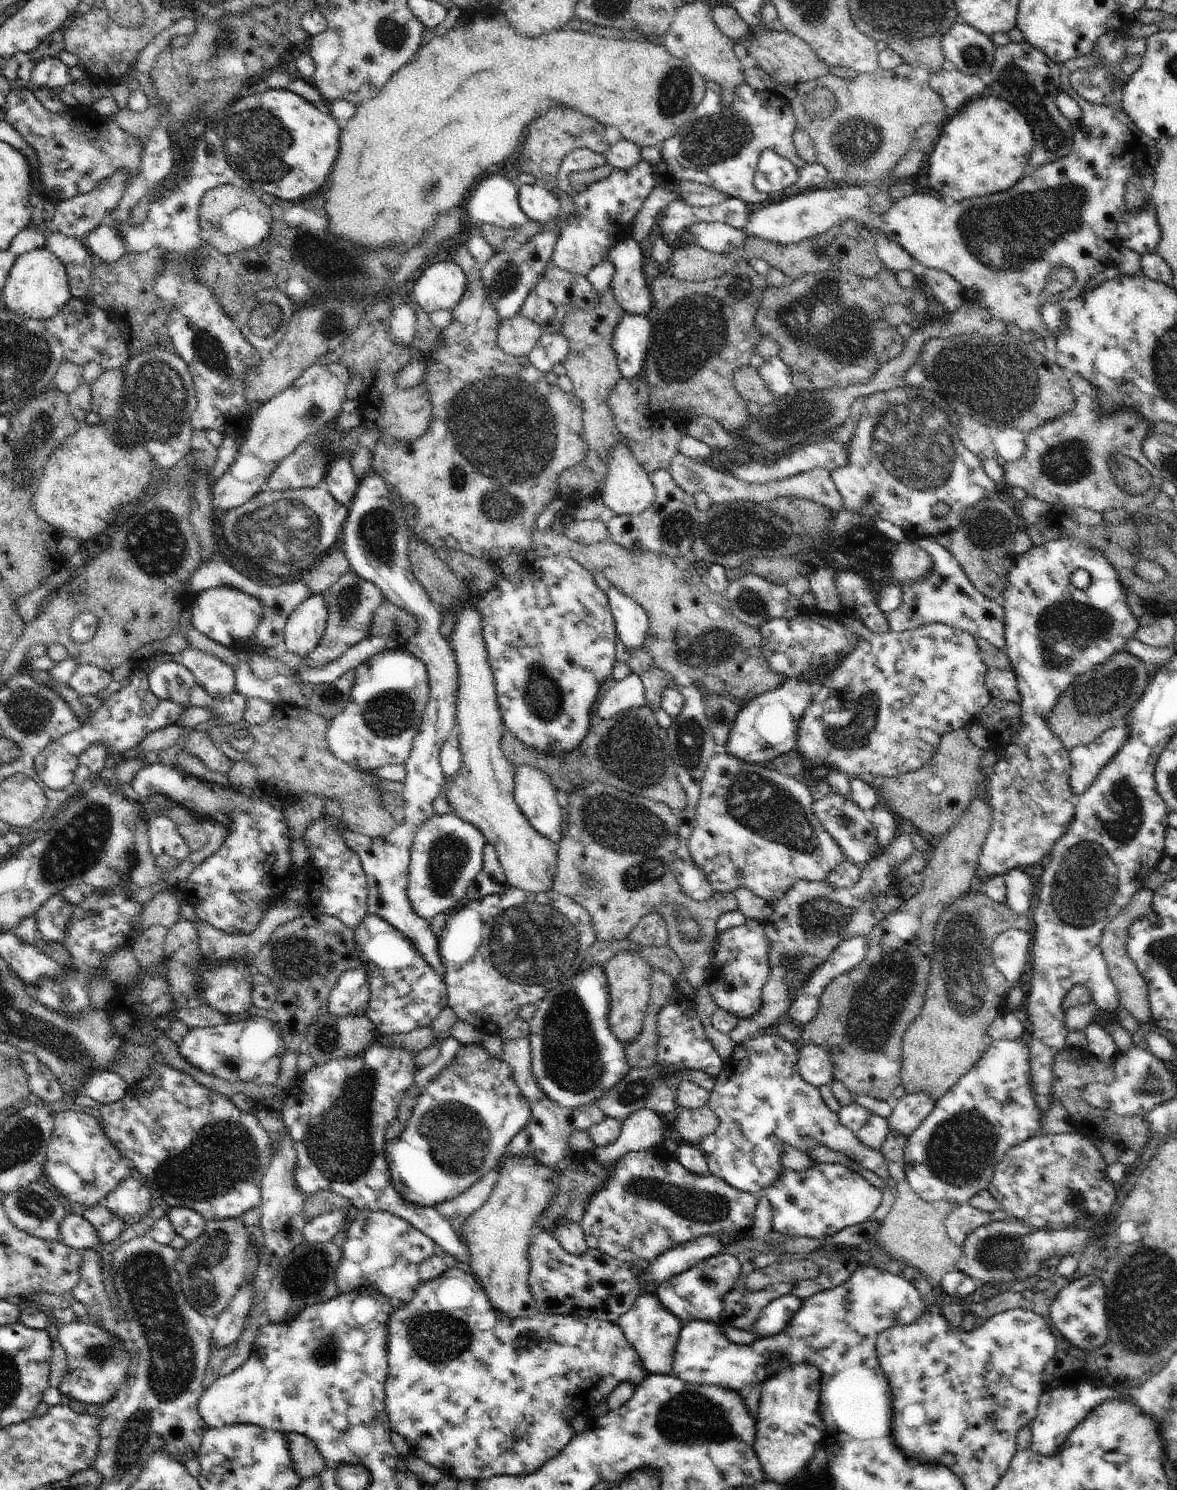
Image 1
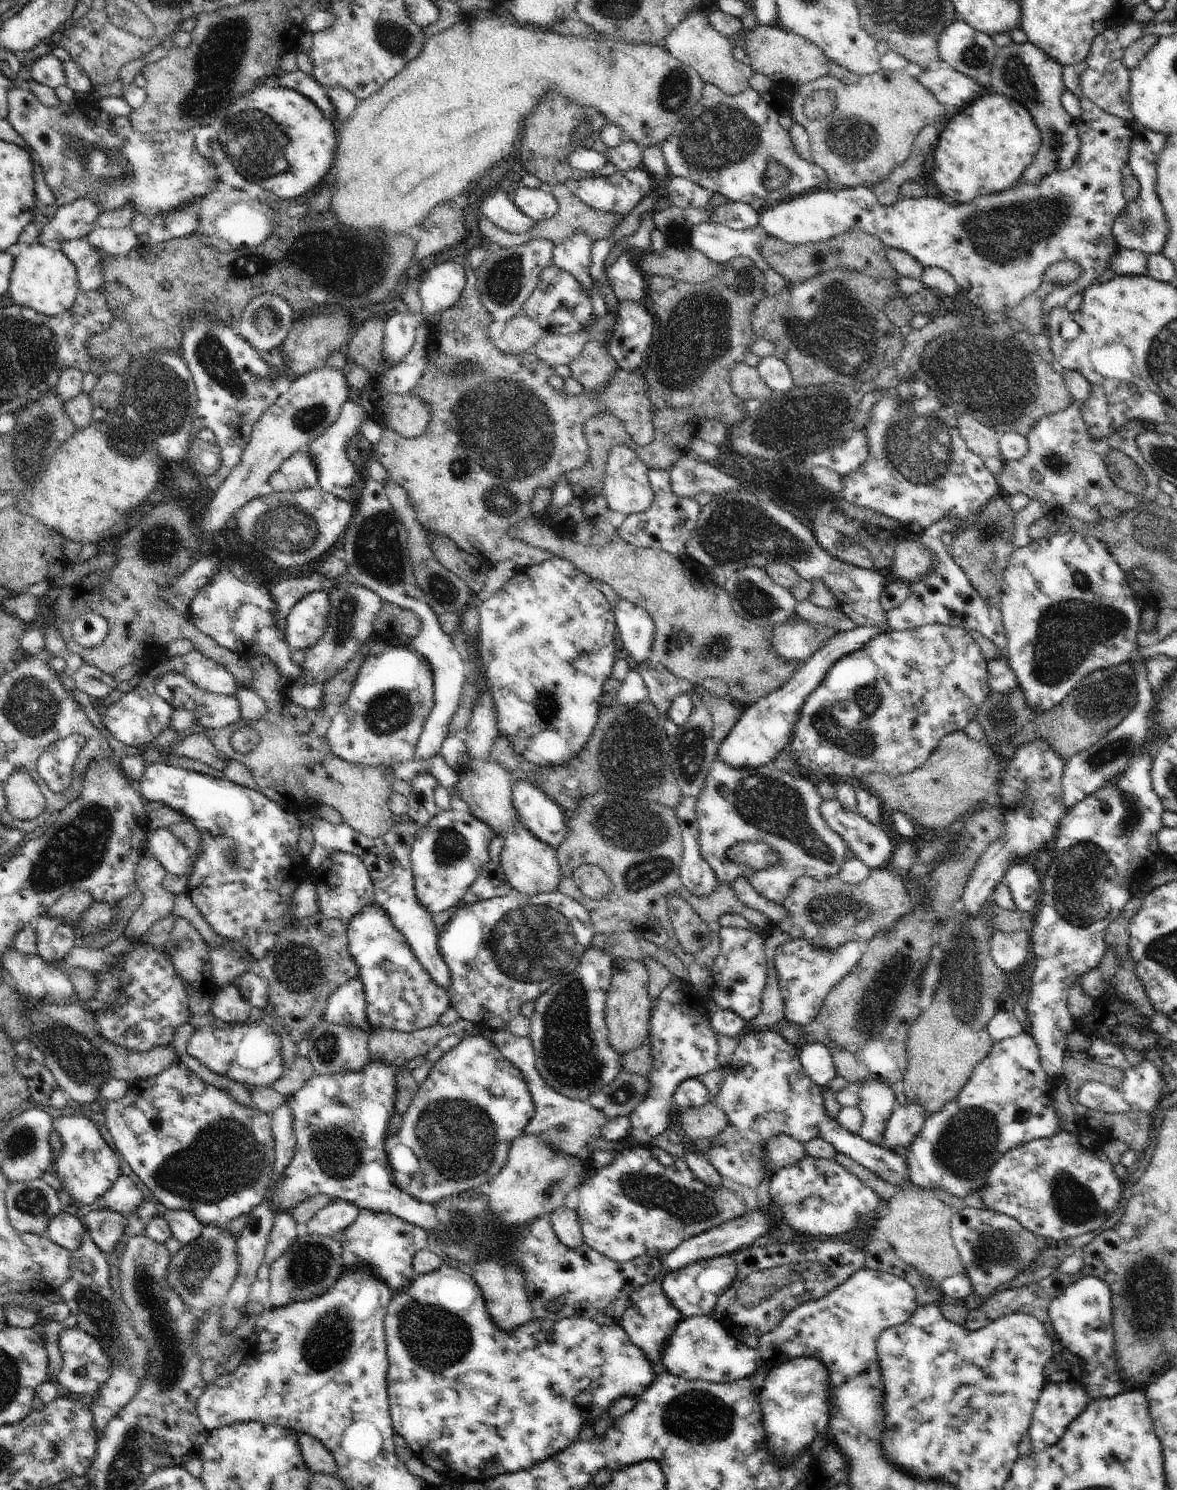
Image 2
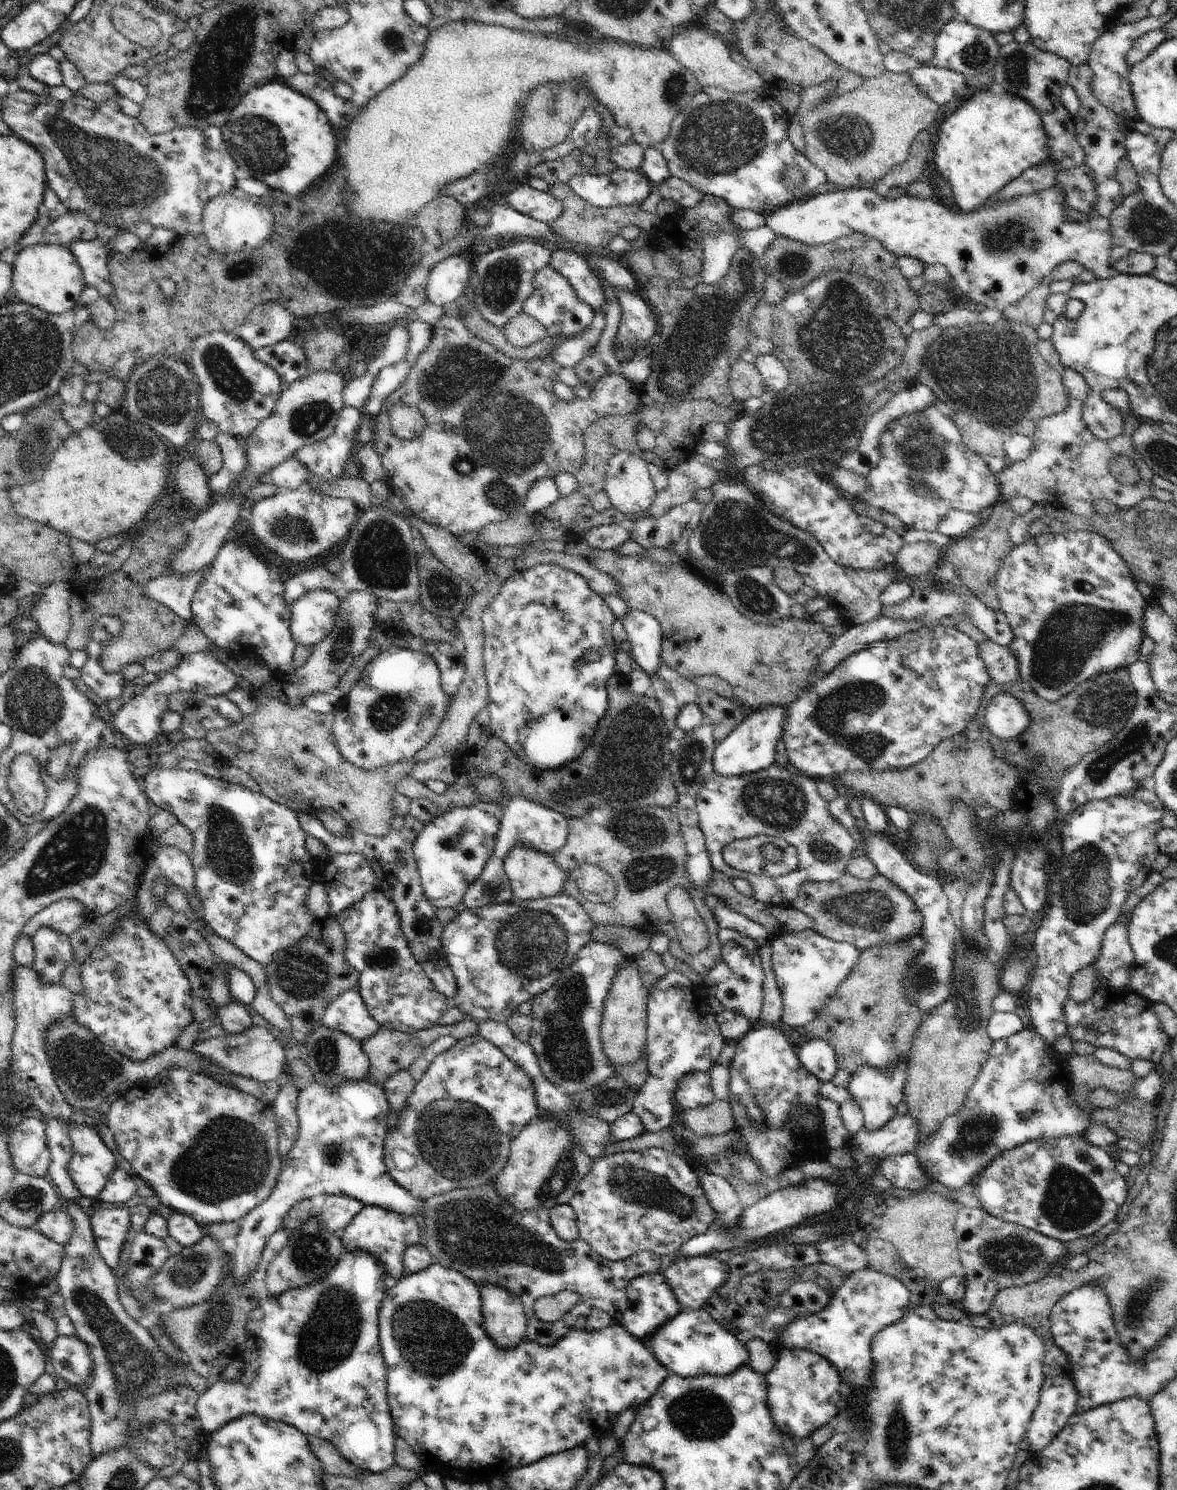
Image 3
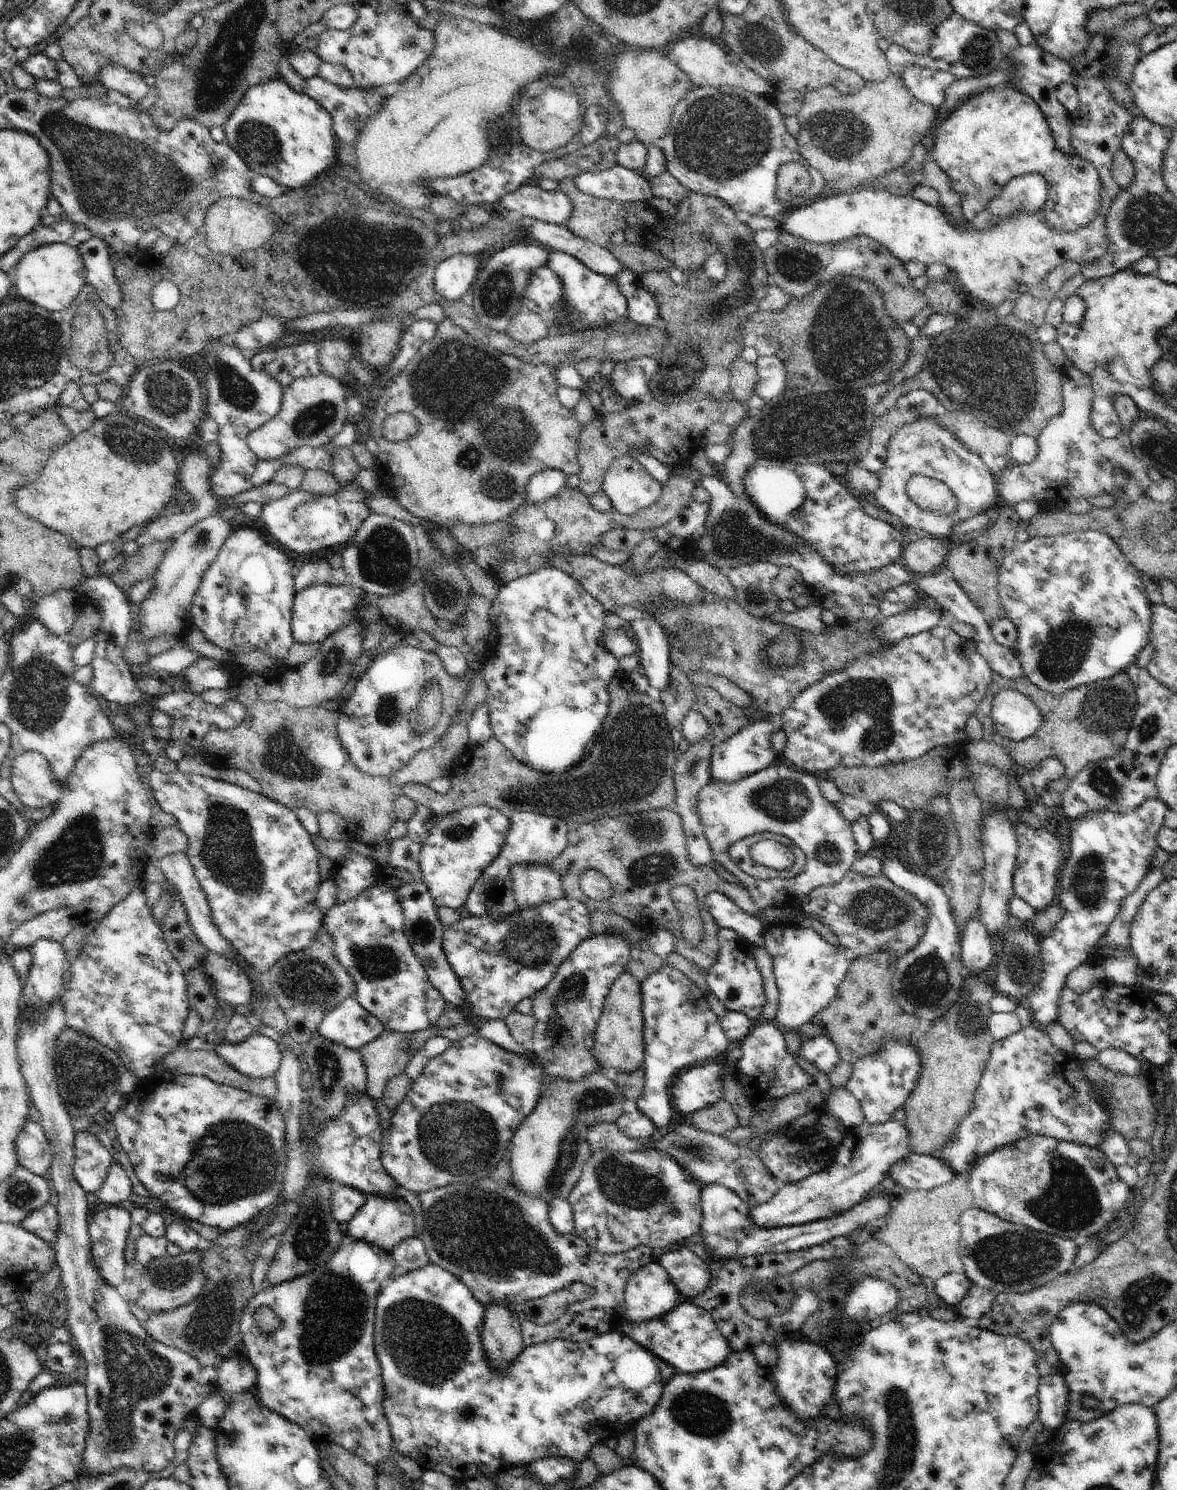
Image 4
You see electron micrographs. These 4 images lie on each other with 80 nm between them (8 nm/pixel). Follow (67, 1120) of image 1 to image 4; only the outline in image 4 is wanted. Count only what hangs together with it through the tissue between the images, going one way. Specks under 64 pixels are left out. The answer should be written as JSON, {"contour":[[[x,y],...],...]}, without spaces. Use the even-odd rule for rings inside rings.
{"contour":[[[88,1131],[75,1133],[73,1175],[86,1193],[97,1194],[116,1160],[100,1138]]]}

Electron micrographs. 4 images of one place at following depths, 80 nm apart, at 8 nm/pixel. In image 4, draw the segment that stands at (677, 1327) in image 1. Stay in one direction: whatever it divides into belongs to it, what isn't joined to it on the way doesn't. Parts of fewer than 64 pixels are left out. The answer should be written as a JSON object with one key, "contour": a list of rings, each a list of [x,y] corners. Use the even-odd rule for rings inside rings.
{"contour":[[[655,1259],[638,1269],[626,1283],[626,1318],[630,1322],[652,1320],[674,1310],[678,1298],[677,1286]]]}

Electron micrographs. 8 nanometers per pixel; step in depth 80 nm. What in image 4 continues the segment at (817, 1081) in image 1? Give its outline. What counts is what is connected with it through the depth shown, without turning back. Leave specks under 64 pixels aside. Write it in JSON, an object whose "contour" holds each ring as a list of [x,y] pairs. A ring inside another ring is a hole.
{"contour":[[[825,1034],[807,1037],[796,1054],[814,1062],[826,1074],[840,1061],[837,1044],[832,1040],[831,1036]]]}

